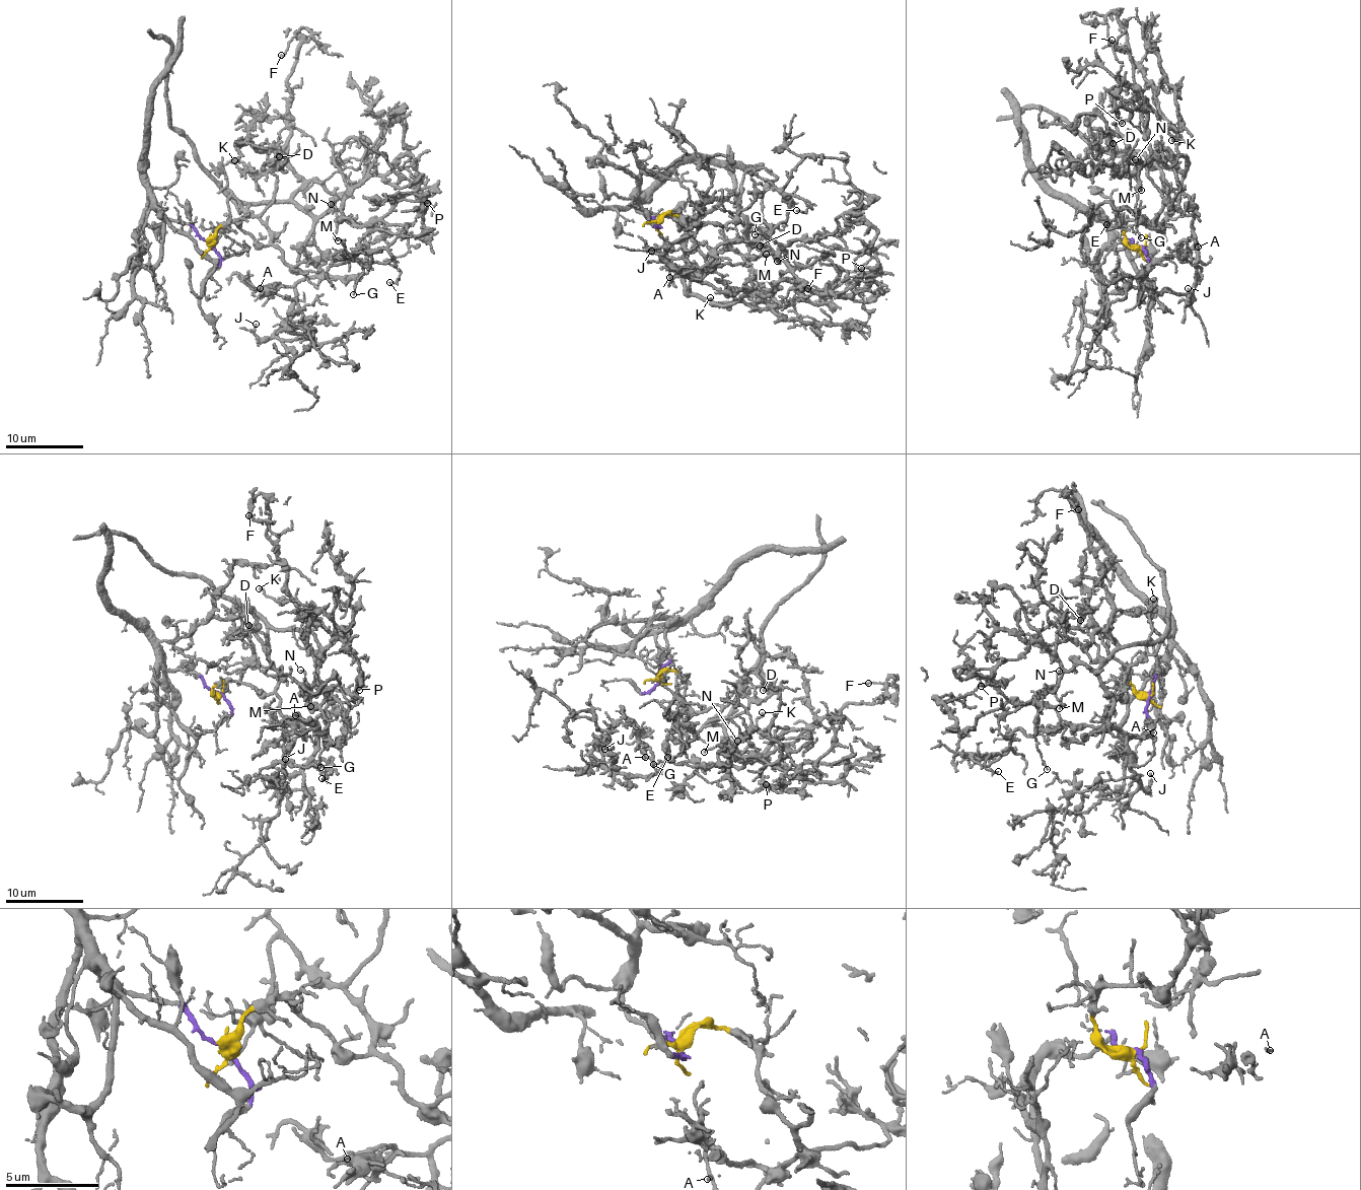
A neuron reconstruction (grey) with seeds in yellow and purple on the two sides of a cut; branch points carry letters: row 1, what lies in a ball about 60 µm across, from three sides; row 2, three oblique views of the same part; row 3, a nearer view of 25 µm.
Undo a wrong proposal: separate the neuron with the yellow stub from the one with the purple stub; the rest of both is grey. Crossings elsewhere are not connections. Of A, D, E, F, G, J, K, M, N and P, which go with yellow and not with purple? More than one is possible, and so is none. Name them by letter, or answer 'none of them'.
A, D, E, F, G, J, K, M, N, P

